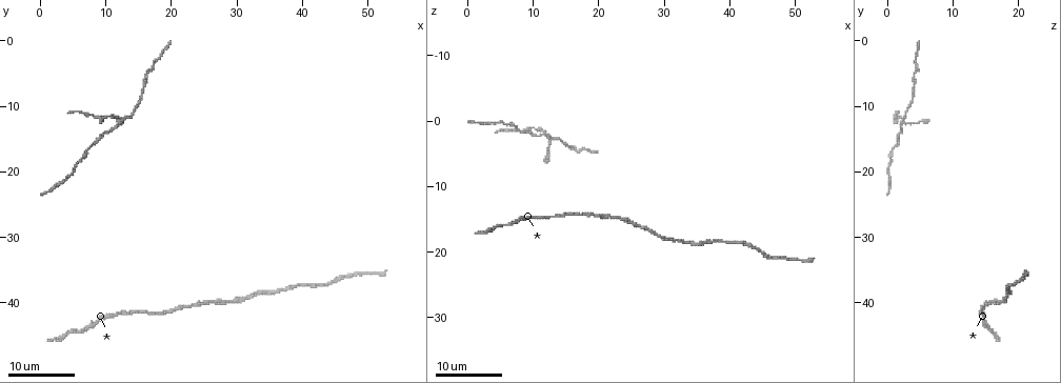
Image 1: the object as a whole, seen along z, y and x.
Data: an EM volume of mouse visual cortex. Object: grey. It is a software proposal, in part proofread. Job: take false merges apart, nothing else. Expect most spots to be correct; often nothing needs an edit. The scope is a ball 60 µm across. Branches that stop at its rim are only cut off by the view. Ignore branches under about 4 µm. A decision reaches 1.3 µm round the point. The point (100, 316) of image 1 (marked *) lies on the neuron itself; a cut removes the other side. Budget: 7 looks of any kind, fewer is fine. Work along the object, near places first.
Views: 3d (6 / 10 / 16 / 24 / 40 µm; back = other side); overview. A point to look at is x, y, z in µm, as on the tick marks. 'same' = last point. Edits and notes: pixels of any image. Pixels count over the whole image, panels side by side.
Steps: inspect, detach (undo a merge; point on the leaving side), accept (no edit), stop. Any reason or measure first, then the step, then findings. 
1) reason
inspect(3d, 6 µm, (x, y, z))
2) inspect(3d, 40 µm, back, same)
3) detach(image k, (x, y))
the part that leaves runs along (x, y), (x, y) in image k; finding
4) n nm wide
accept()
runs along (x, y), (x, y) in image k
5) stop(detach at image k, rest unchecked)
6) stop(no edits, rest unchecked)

sudden change in width
inspect(3d, 16 µm, (21.5, 41.0, 14.5))

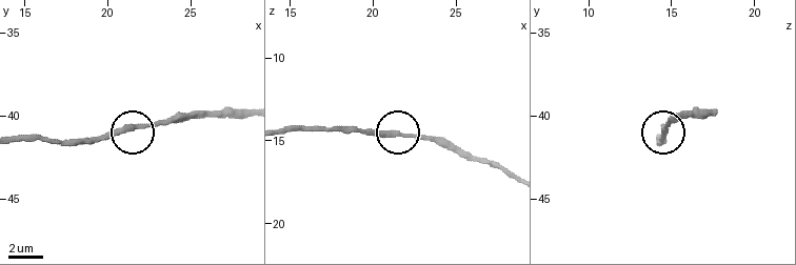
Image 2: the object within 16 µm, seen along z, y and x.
closer look
inspect(3d, 10 µm, (21.7, 40.8, 14.5))

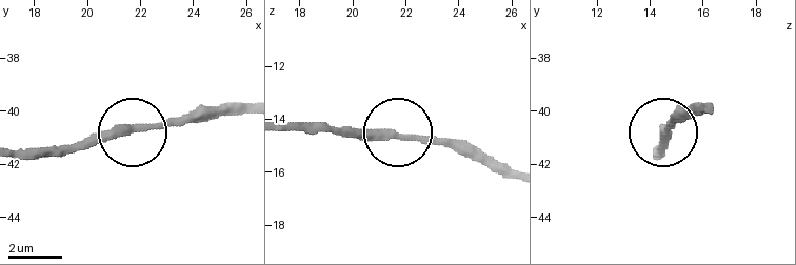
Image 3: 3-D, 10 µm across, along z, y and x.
accept()
runs along (22, 149), (83, 149), (203, 116) in image 3; one neuron here

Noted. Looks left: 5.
thick turns thin
inspect(3d, 24 µm, (37.0, 38.0, 18.0))

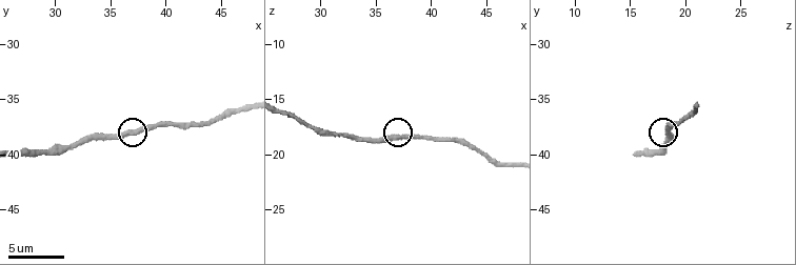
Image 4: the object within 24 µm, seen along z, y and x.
inspect(3d, 10 µm, (37.4, 38.2, 18.6))

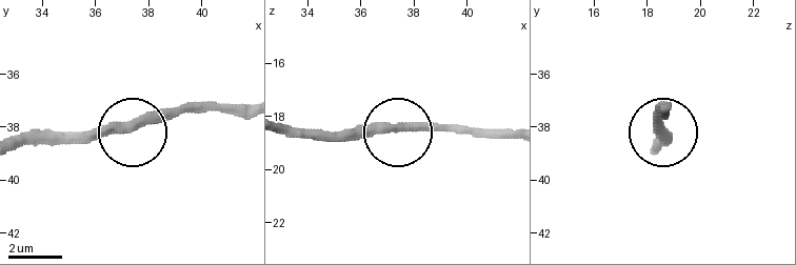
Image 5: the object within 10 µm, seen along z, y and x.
340 nm wide
accept()
runs along (284, 125), (312, 135), (459, 127) in image 5; all the same neuron

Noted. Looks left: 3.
looks like a crossing
inspect(3d, 16 µm, (12.5, 12.0, 2.0))

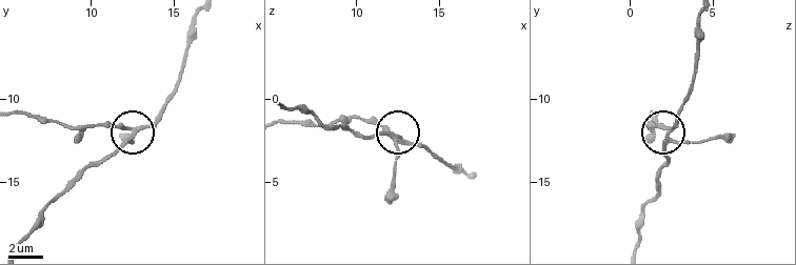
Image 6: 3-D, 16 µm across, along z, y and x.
zoom in
inspect(3d, 6 µm, (12.6, 11.8, 2.3))

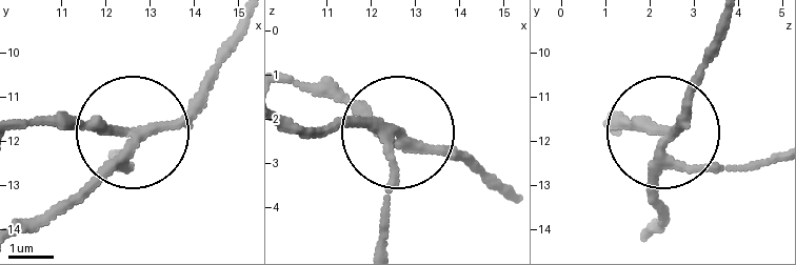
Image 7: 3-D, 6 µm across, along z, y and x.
220 nm wide
detach(image 7, (76, 122))
the part that leaves runs along (132, 130), (22, 120) in image 7; a second neuron is stuck on

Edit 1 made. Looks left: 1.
stop(detach at image 7, rest unchecked)

